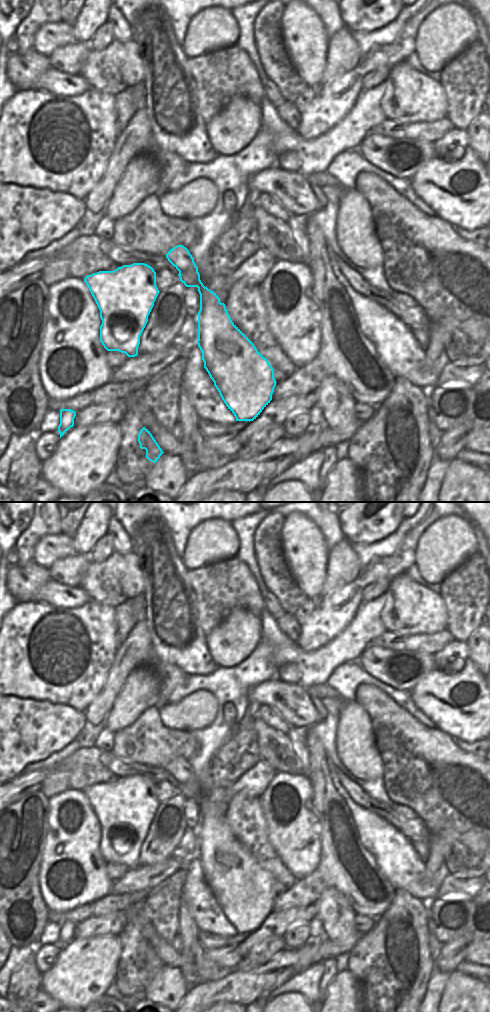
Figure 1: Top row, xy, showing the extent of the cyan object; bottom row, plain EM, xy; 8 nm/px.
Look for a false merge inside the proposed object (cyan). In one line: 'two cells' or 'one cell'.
one cell

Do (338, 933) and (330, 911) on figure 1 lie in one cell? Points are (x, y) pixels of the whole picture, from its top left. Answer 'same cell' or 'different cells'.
same cell

